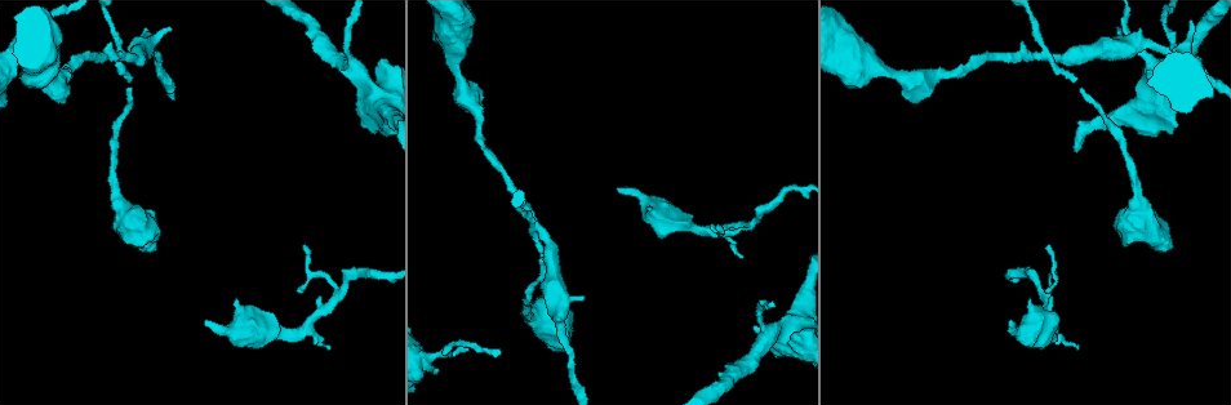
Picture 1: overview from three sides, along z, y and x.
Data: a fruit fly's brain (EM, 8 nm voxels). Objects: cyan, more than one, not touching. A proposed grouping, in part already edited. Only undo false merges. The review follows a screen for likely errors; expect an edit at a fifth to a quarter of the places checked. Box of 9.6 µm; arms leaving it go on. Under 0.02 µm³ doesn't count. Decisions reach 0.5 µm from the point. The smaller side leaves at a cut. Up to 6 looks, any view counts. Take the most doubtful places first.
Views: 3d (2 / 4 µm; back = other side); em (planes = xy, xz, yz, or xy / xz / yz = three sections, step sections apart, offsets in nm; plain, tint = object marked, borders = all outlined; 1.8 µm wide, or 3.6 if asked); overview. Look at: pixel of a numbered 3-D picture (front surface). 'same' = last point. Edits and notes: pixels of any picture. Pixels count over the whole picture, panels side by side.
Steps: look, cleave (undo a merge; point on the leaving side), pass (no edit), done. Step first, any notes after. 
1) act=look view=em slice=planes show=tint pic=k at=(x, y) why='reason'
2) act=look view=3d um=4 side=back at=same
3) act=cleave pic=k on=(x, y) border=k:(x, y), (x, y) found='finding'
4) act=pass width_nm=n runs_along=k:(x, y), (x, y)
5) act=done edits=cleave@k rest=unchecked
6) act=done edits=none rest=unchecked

act=look view=em slice=planes show=tint pic=1 at=(122, 55) why='sharp bend'

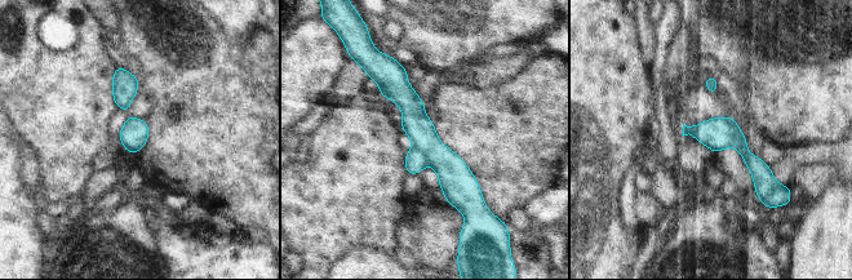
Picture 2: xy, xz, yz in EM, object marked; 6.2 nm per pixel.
act=cleave pic=2 on=(755, 164) border=2:(724, 118), (735, 129), (735, 146) found='a second neuron is stuck on'

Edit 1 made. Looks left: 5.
act=look view=3d um=4 pic=1 at=(935, 75) why='sudden change in width'

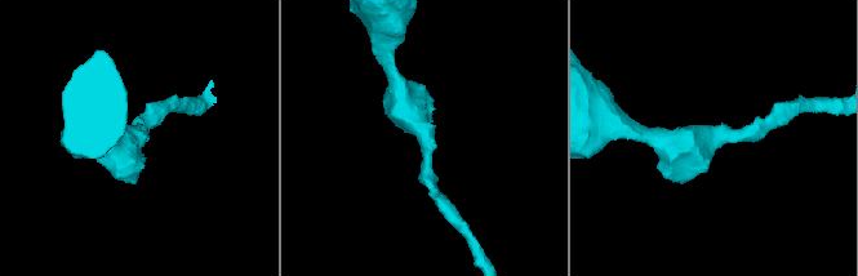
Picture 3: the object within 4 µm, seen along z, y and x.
act=look view=em slice=xy step=16 show=tint pic=3 at=(715, 136) arm_widths_nm=180,300 why='shape alone is not enough'

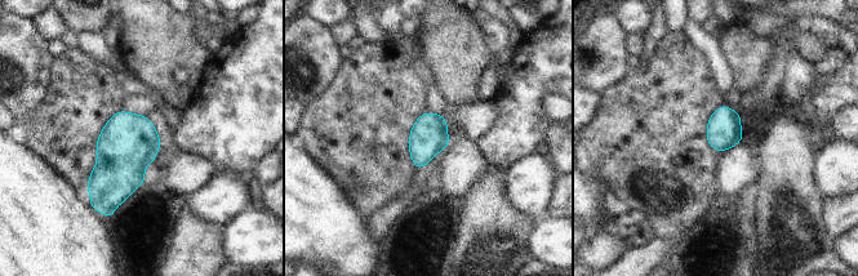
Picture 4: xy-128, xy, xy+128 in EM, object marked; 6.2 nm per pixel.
act=pass width_nm=200 found='continuous, no second neuron'

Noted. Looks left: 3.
act=done edits=cleave@2 rest=unchecked

